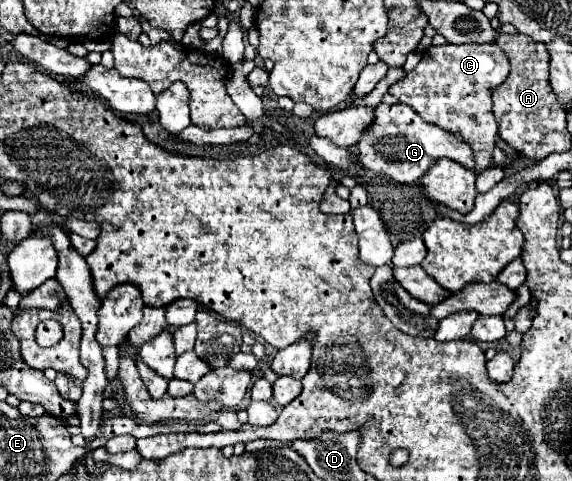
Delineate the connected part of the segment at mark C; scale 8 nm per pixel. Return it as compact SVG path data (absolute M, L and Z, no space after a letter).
M494 43L488 45L438 45L438 47L428 47L428 51L422 55L420 63L416 65L414 71L406 73L404 79L398 83L390 85L388 93L396 97L400 103L410 105L426 123L434 123L450 133L460 133L464 141L472 147L474 161L476 161L476 173L482 173L488 169L492 161L492 149L496 145L498 137L498 123L492 113L492 91L506 79L510 71L508 57L504 57L502 49L498 49Z

